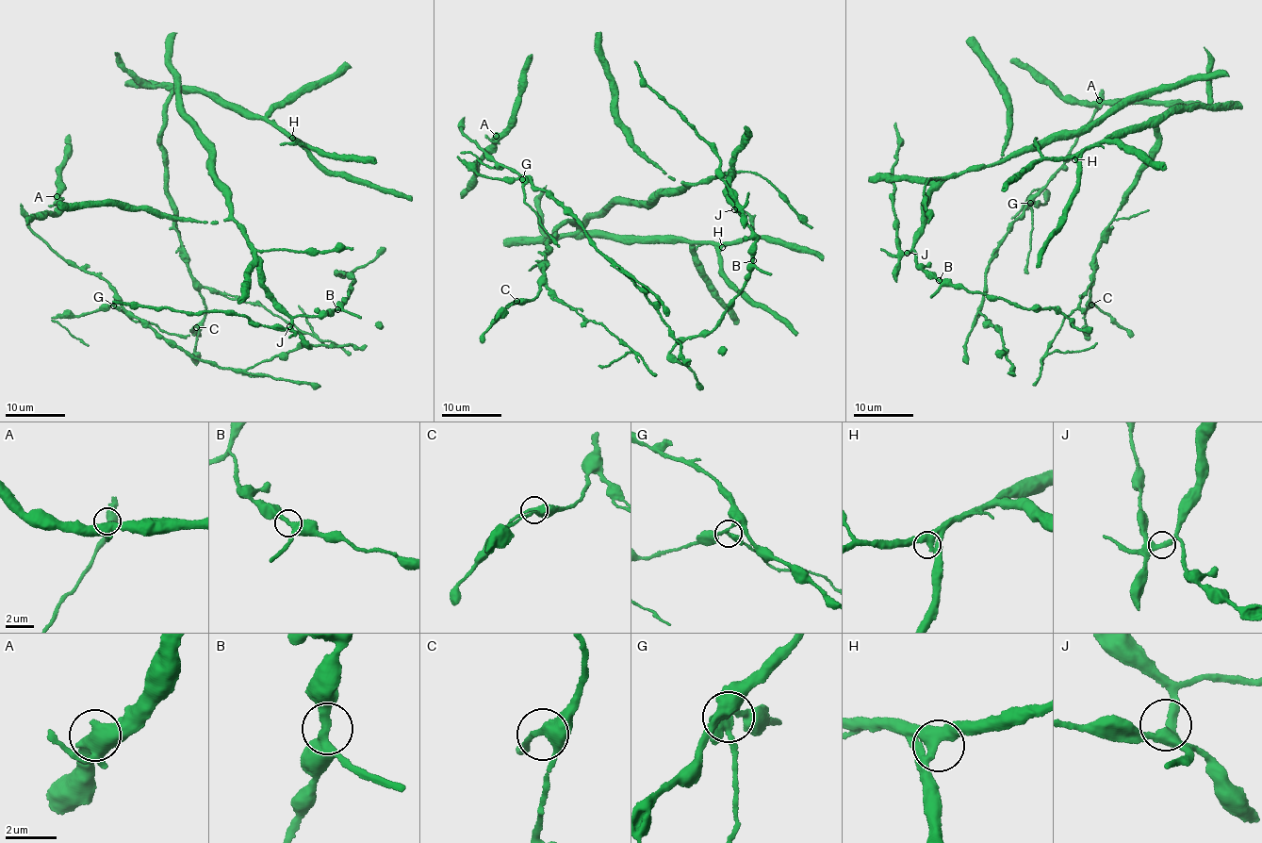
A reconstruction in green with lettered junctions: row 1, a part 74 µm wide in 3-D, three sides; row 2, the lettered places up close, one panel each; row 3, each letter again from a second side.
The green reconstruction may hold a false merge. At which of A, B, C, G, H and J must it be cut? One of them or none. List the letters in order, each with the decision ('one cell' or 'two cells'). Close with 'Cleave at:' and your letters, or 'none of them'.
A: one cell
B: one cell
C: one cell
G: two cells
H: one cell
J: one cell
Cleave at: G

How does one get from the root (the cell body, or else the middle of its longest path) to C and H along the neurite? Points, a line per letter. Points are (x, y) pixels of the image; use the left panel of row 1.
C: (185, 251), (193, 288), (204, 299), (206, 308), (204, 322), (196, 327)
H: (185, 251), (175, 229), (161, 145), (172, 94), (195, 91), (268, 120), (292, 138)

